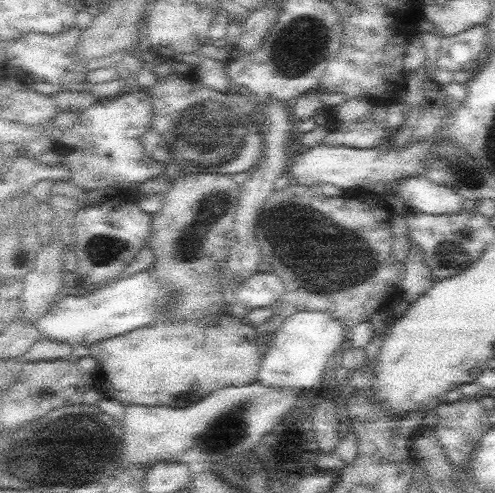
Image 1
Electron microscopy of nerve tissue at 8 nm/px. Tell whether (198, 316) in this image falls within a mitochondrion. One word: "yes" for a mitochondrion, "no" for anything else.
no

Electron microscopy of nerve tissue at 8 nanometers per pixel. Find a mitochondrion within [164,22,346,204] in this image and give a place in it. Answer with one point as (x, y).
(205, 131)

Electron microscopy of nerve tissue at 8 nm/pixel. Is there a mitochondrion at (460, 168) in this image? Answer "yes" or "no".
yes

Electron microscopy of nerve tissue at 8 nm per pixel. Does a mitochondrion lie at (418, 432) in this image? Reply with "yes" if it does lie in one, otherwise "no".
no

